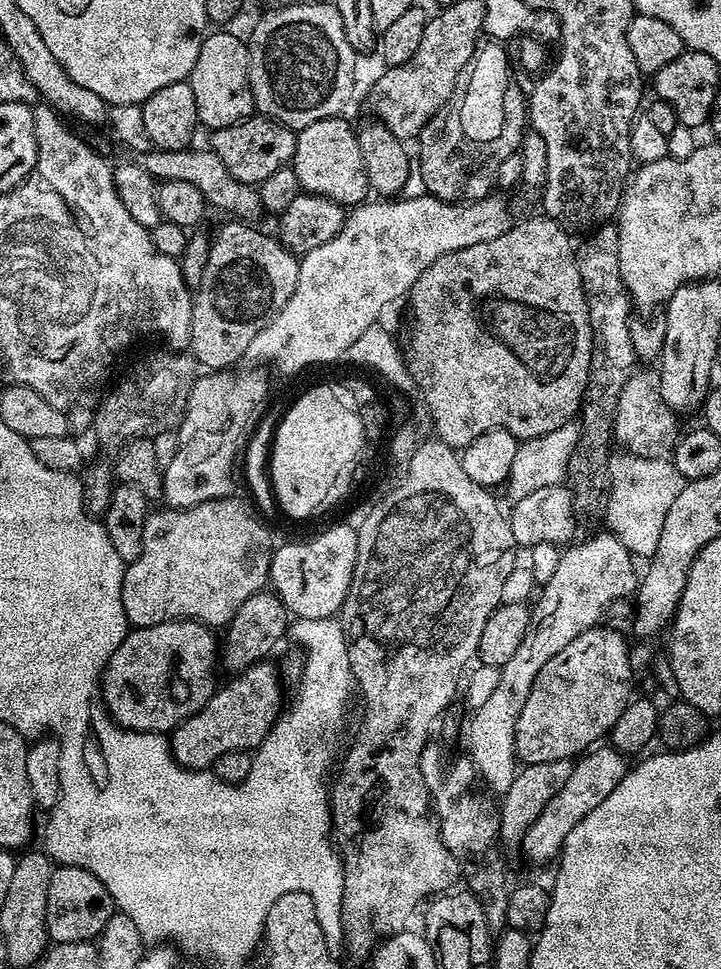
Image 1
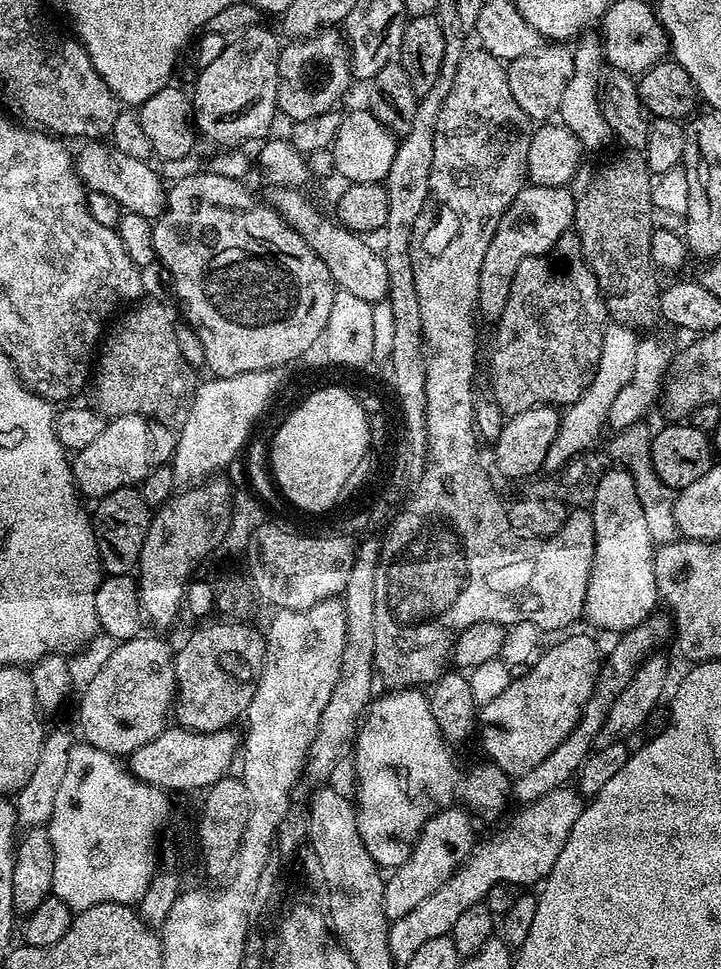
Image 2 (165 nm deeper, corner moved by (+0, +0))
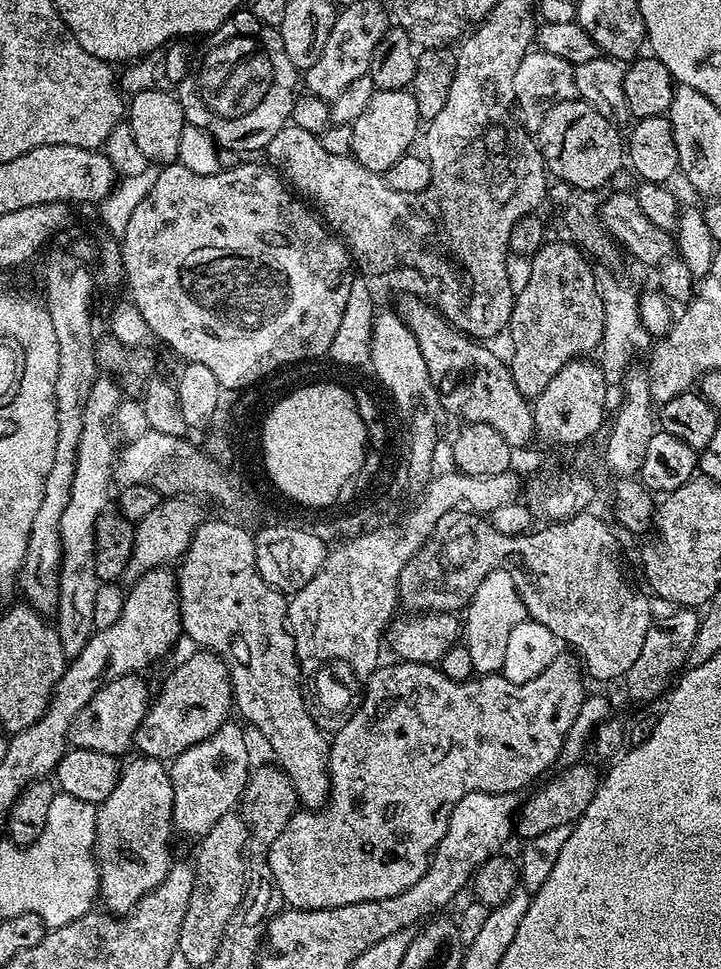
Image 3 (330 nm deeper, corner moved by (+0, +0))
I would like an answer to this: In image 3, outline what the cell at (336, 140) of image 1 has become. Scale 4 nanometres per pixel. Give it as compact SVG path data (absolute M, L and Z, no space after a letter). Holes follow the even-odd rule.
M399 88L398 90L378 90L370 98L370 106L358 114L352 126L351 155L366 170L373 174L383 174L398 158L409 155L412 139L416 131L421 131L422 121L419 116L417 103L411 91Z

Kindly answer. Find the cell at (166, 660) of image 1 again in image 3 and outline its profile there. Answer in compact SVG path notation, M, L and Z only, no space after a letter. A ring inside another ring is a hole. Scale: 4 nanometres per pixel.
M139 675L119 676L116 680L109 680L100 685L100 688L82 706L78 718L68 731L68 742L71 747L85 748L86 750L98 750L102 754L110 754L117 758L123 757L127 748L133 747L132 739L142 722L142 718L148 713L150 694L144 689Z

